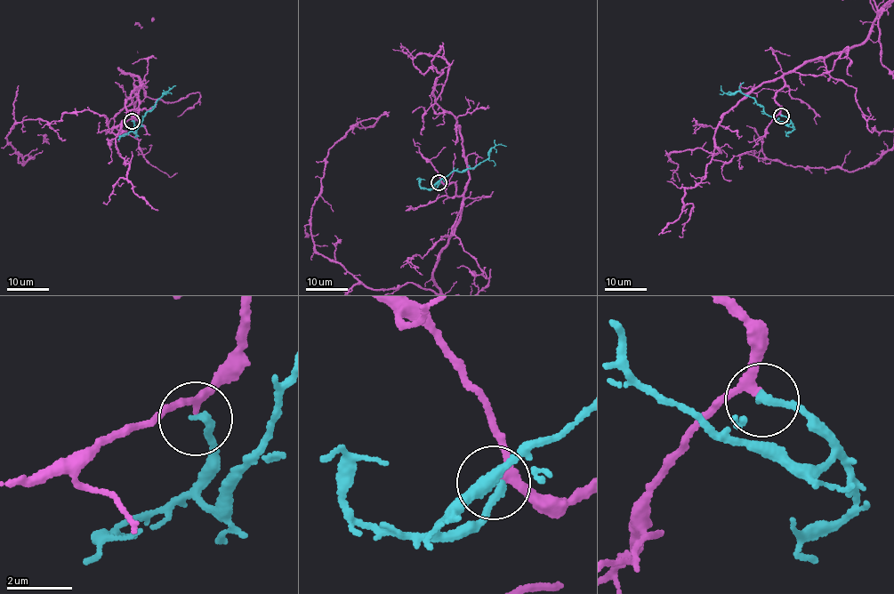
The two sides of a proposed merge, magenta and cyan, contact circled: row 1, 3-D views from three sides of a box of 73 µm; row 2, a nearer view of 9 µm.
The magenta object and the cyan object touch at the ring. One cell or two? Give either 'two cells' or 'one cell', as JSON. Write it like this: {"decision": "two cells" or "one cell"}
{"decision": "one cell"}

